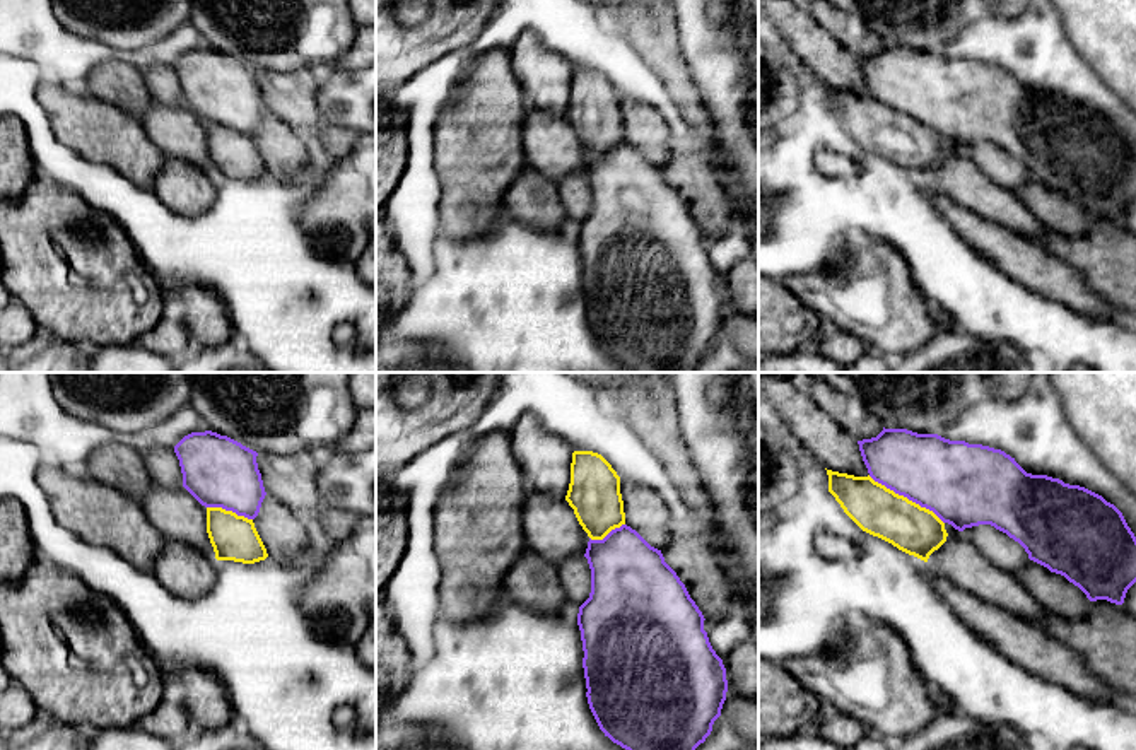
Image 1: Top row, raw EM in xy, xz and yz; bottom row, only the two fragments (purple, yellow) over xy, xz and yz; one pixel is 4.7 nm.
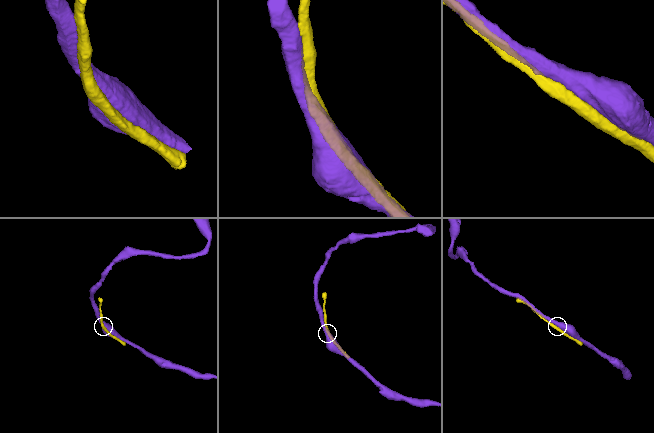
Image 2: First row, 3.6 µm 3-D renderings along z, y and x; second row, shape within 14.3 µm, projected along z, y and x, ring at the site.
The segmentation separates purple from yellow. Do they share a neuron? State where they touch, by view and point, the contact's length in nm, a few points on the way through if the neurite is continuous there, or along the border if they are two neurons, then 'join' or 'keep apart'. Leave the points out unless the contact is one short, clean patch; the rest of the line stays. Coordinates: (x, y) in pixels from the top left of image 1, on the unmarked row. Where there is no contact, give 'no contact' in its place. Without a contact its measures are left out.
contact yz (906, 113); length 420 nm; keep apart

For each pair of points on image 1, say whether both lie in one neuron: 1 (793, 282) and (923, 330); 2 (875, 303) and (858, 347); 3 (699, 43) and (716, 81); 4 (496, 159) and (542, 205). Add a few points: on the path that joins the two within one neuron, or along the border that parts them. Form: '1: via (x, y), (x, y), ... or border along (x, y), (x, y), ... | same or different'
1: via (825, 296), (849, 296), (880, 327), (890, 328) | same
2: border along (827, 320), (860, 337), (872, 349) | different
3: via (708, 52), (716, 60), (716, 72) | same
4: border along (527, 164), (508, 187), (504, 207) | different

